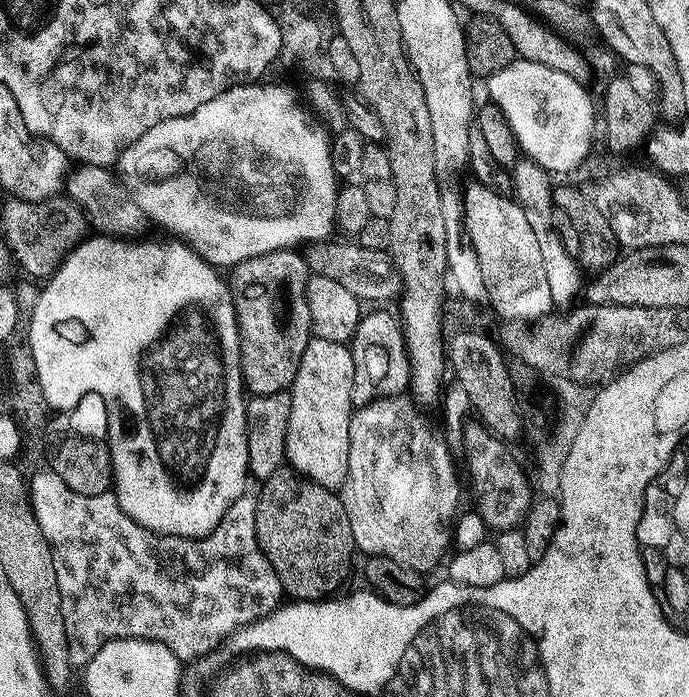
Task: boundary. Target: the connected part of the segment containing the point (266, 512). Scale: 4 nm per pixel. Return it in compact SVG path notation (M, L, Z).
M285 466L279 468L274 474L270 474L268 480L263 481L261 492L258 492L256 501L256 537L260 543L260 548L266 554L270 566L274 566L274 574L278 574L278 582L284 587L284 596L293 601L298 600L322 600L331 597L344 584L344 579L348 576L348 571L352 568L352 555L357 555L358 549L354 542L354 534L350 534L350 518L346 518L346 506L343 499L333 489L326 486L318 486L313 480L305 480L295 468Z

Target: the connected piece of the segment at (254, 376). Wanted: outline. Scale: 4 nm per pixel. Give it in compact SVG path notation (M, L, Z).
M285 250L242 262L231 269L227 277L226 283L232 291L232 301L236 311L236 331L240 349L238 367L244 375L245 389L252 396L278 395L287 393L291 389L294 378L298 374L298 366L302 362L302 354L306 350L308 341L314 336L310 306L306 298L309 275L307 259L299 251Z

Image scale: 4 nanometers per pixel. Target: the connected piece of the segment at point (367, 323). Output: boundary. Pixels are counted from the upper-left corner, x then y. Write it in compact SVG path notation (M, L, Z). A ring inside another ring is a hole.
M368 311L361 315L356 333L350 341L354 358L353 405L369 404L371 400L398 396L409 391L412 371L410 370L408 347L404 341L401 321L393 313L392 316L388 312Z

